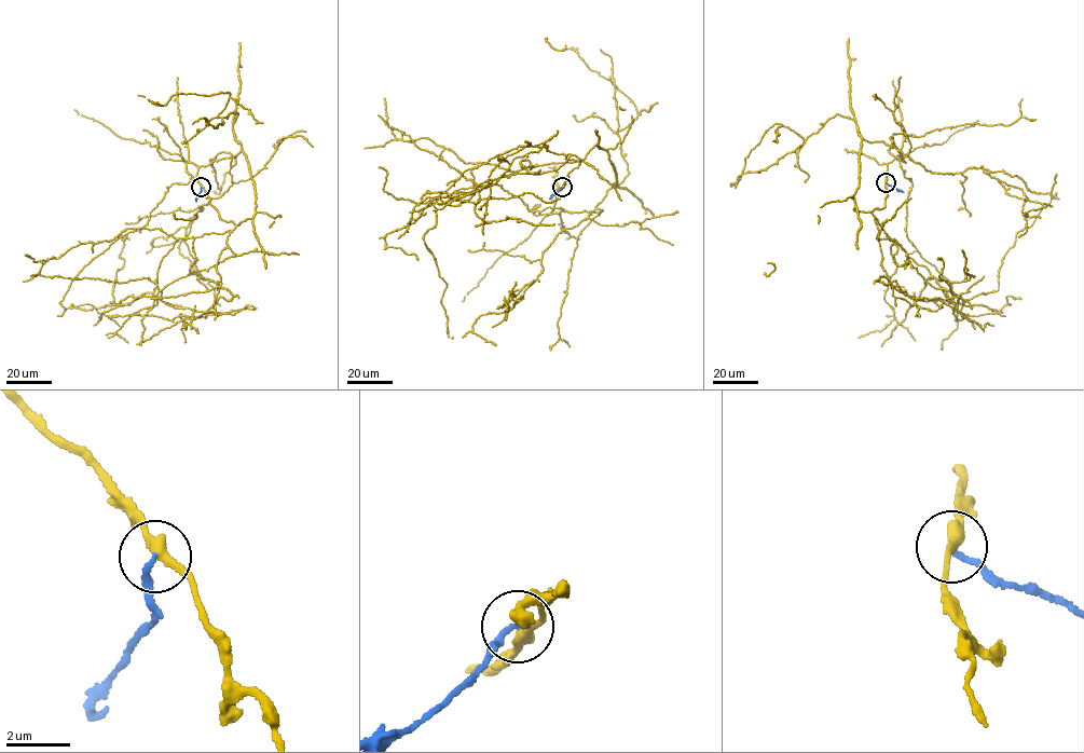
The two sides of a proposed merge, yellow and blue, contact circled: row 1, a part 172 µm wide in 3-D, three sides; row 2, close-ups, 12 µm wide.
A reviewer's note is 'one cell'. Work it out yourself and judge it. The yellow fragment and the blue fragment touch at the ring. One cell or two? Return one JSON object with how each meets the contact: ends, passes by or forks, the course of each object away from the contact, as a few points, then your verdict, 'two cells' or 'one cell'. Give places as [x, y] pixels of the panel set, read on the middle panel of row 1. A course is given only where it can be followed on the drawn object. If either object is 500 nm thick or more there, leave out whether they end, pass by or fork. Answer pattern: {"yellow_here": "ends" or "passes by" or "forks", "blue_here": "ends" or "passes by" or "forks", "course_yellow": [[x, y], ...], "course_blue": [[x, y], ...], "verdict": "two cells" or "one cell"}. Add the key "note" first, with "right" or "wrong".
{"note": "wrong", "yellow_here": "passes by", "blue_here": "ends", "course_yellow": [[562, 187], [581, 161], [438, 197], [465, 170], [552, 136], [493, 185], [433, 210]], "course_blue": [[562, 187], [549, 199]], "verdict": "two cells"}

